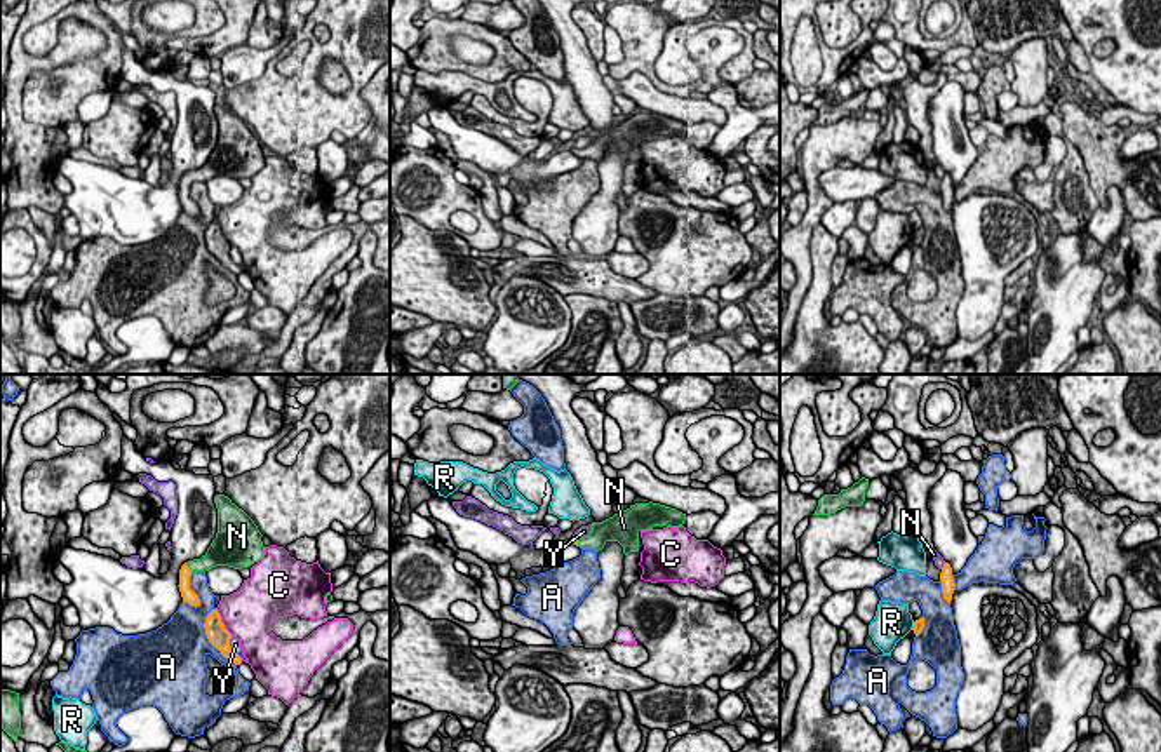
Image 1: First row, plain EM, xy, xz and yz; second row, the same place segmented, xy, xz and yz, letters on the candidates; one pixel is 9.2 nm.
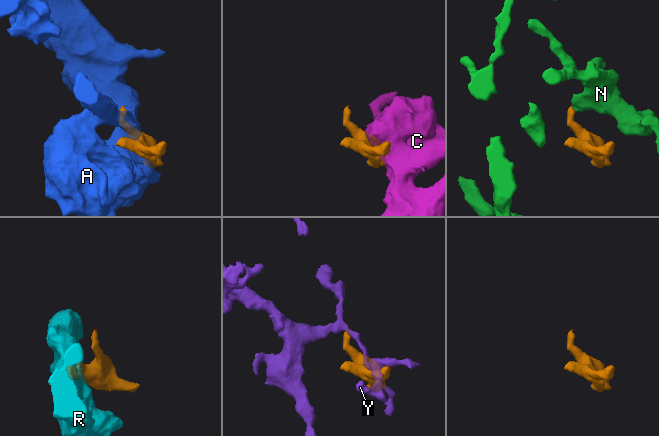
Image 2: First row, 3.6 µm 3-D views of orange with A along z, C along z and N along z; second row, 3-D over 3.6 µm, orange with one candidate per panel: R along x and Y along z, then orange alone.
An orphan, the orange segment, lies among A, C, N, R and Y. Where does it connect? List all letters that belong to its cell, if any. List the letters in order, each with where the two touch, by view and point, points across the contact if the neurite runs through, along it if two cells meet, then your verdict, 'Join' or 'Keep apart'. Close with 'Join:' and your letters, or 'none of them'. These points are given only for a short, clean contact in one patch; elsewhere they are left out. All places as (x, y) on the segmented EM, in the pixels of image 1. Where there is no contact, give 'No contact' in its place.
A: Touches orange at xy (208, 637). Keep apart
C: Touches orange at xy (221, 622). Keep apart
N: Touches orange at xy (188, 568). Path across: xy (185, 571), (188, 568), (213, 557). Join
R: Touches orange at yz (914, 625). Boundary: yz (914, 622), (911, 629). Keep apart
Y: Touches orange at xy (230, 648). Keep apart
Join: N

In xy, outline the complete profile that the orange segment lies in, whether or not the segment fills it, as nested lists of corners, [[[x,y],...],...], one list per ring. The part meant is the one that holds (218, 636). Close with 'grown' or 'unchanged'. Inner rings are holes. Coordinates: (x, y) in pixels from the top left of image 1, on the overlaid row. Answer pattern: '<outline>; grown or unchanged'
[[[212,609],[207,614],[204,628],[205,628],[205,635],[207,635],[209,642],[216,649],[219,649],[225,658],[228,658],[235,665],[242,663],[242,658],[230,646],[232,634],[225,628],[218,609]]]; unchanged

